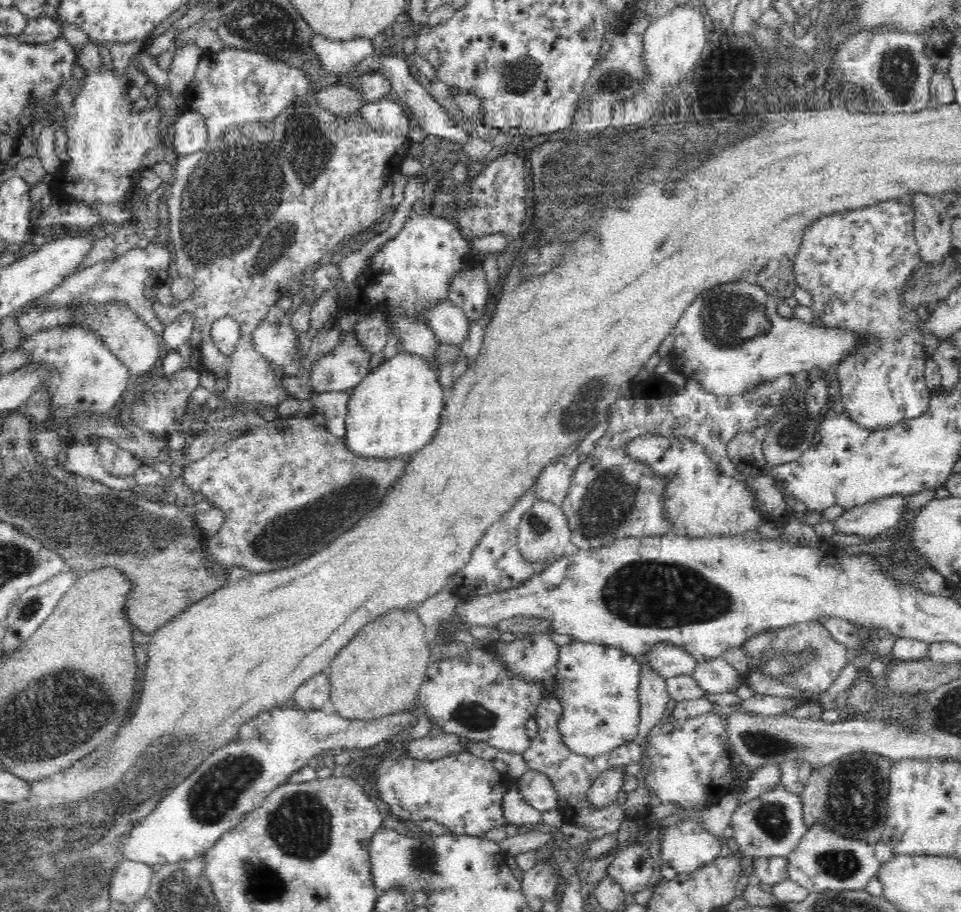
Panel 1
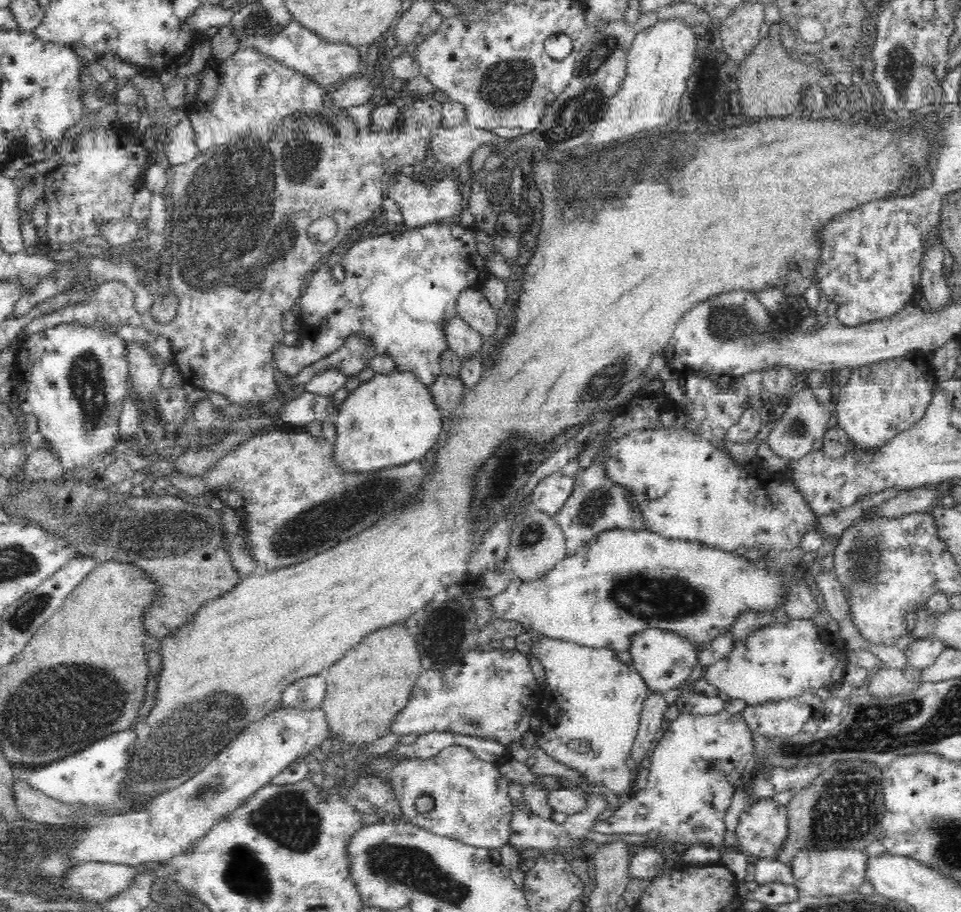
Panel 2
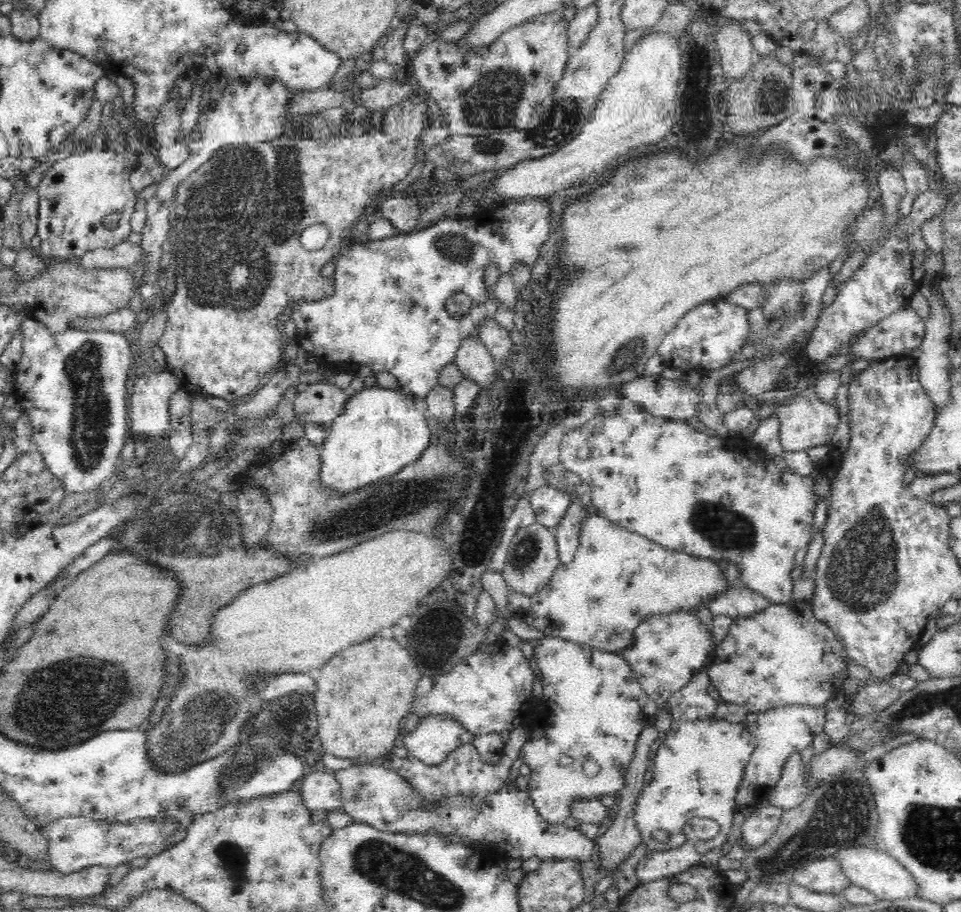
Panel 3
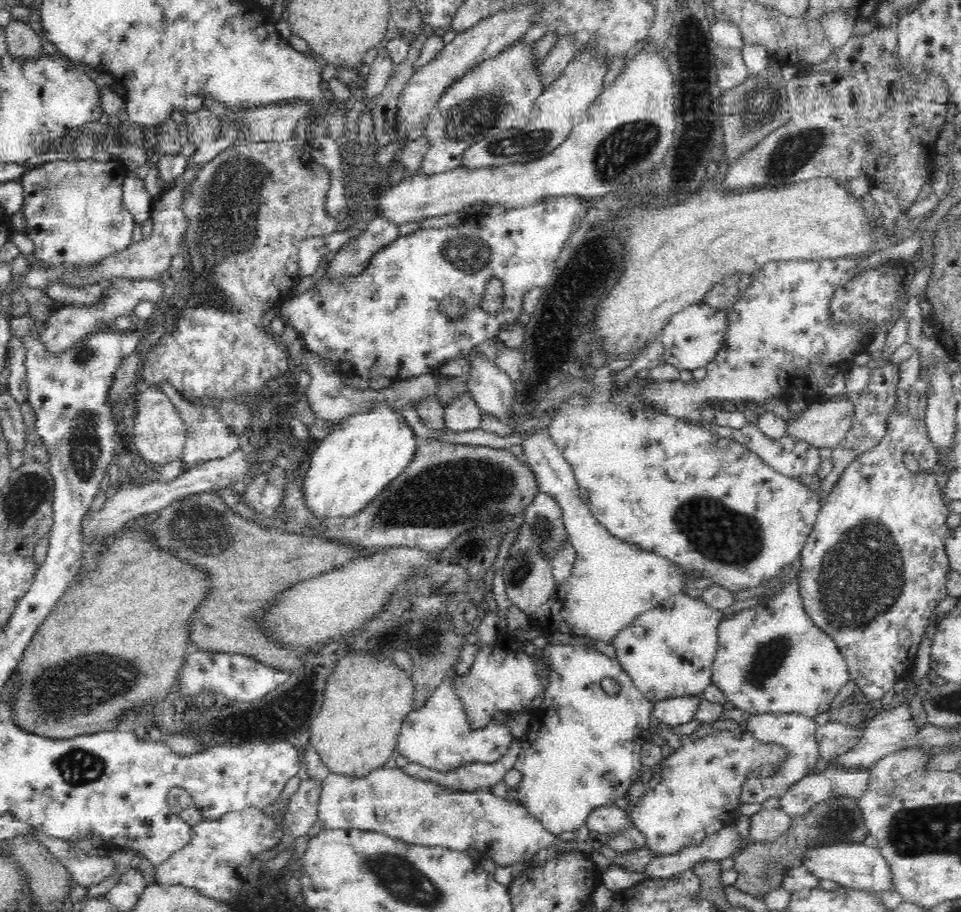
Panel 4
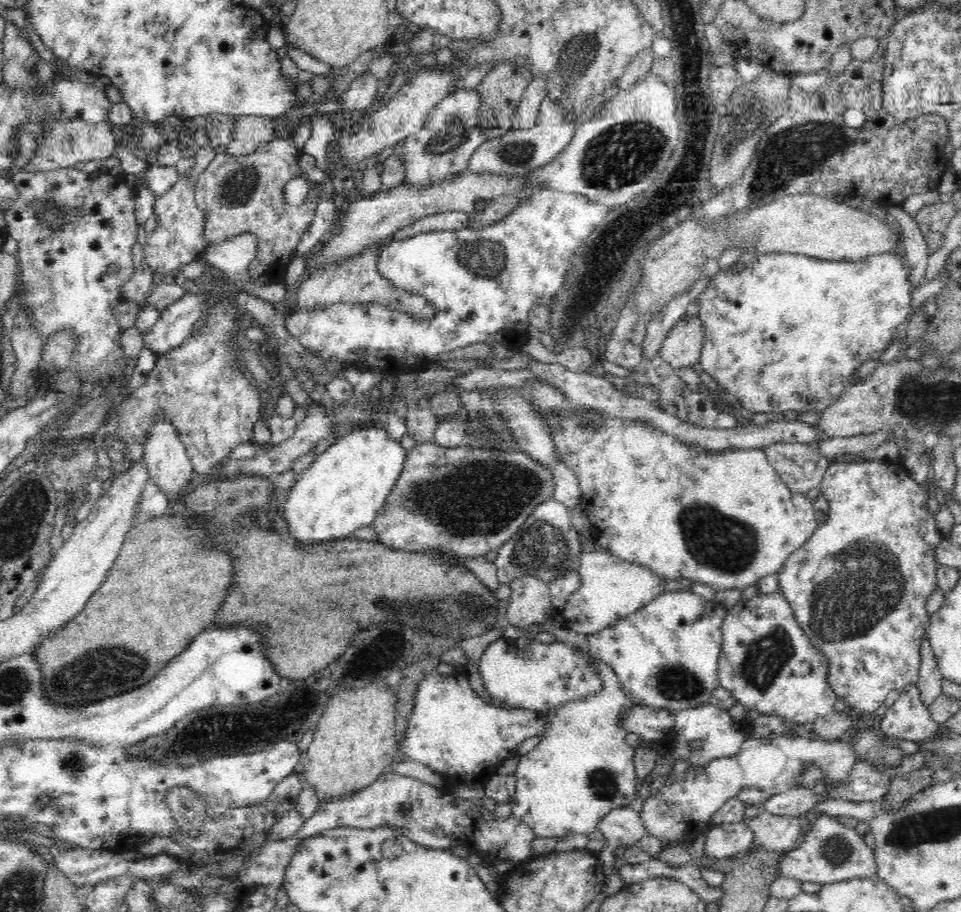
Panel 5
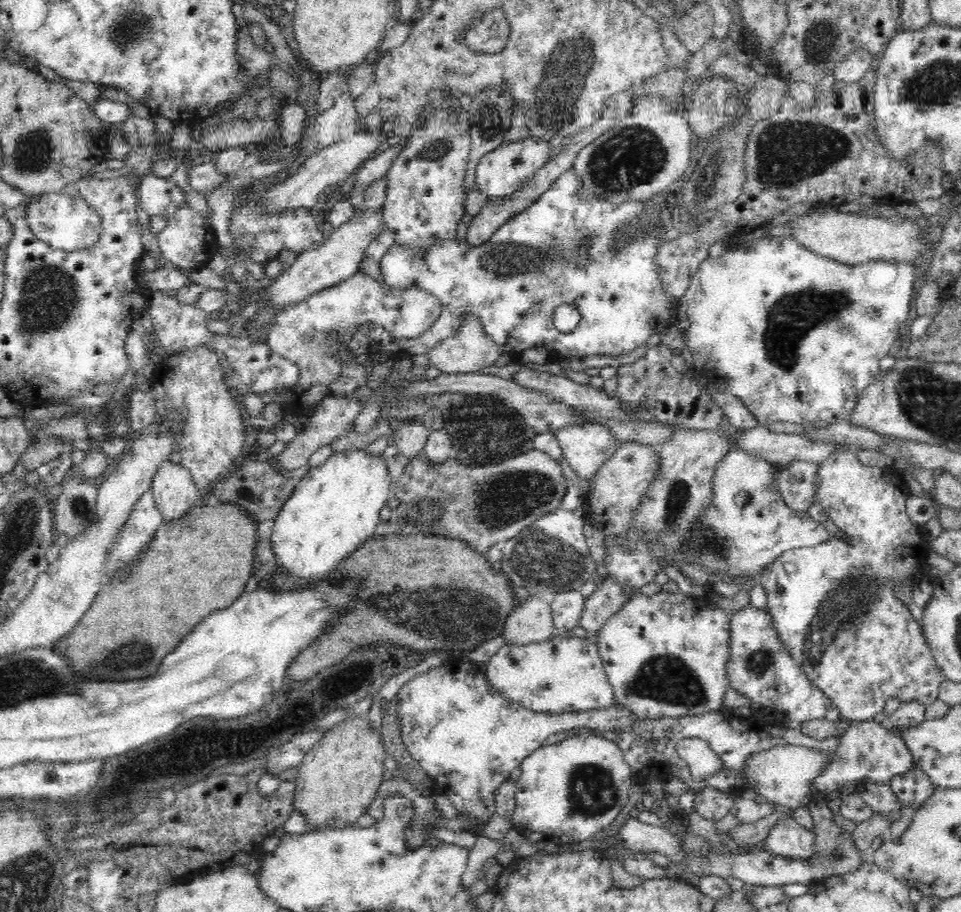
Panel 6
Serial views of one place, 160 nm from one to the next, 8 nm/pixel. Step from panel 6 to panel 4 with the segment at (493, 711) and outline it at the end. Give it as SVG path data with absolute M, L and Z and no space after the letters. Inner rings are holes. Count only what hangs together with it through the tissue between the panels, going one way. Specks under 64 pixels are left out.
M452 675L446 676L423 708L408 713L401 726L396 753L404 755L409 762L439 771L449 771L470 761L496 762L510 747L513 739L510 728L506 722L498 724L492 720L486 728L472 730L452 681ZM702 694L697 695L656 701L652 725L656 728L664 724L673 727L694 721L694 716L704 700Z

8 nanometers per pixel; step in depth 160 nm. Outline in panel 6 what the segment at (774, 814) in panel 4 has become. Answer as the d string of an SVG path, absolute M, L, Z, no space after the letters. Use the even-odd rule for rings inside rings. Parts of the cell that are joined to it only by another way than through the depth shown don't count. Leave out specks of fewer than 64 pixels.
M788 815L771 826L760 848L776 856L806 859L813 853L814 837L812 829L800 826Z

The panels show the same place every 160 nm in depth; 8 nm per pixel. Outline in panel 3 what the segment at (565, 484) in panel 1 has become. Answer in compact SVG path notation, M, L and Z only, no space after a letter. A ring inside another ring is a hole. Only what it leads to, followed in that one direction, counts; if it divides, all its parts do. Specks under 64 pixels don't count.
M542 486L533 493L531 503L536 513L536 520L551 529L556 528L568 505L575 497L567 488Z

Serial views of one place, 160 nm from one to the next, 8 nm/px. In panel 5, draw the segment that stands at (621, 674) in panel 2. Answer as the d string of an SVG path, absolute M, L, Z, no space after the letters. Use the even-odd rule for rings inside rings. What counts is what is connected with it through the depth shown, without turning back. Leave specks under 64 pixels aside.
M580 647L581 656L587 666L593 668L603 680L603 689L597 693L586 695L586 698L570 700L562 706L550 708L543 712L545 725L540 735L540 742L533 750L524 752L516 767L516 790L511 798L512 815L522 819L532 827L538 837L559 837L570 834L592 834L597 829L598 821L605 817L613 808L626 807L638 796L636 786L636 766L634 766L634 750L628 742L628 729L622 725L624 714L634 708L635 703L624 691L620 678L612 669L610 663L596 658L583 647Z

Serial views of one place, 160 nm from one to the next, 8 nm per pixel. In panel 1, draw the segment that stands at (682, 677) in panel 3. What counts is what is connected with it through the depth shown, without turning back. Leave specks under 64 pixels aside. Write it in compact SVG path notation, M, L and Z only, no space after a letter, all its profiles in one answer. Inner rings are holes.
M662 642L656 644L651 651L648 651L648 663L656 667L658 674L665 679L672 676L691 675L698 663L695 658L682 648L677 648Z

